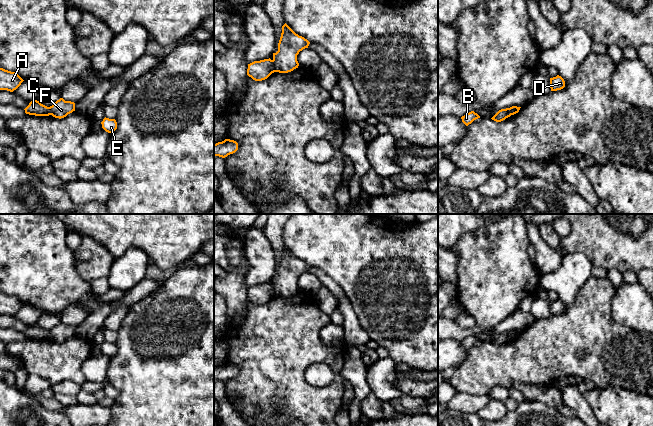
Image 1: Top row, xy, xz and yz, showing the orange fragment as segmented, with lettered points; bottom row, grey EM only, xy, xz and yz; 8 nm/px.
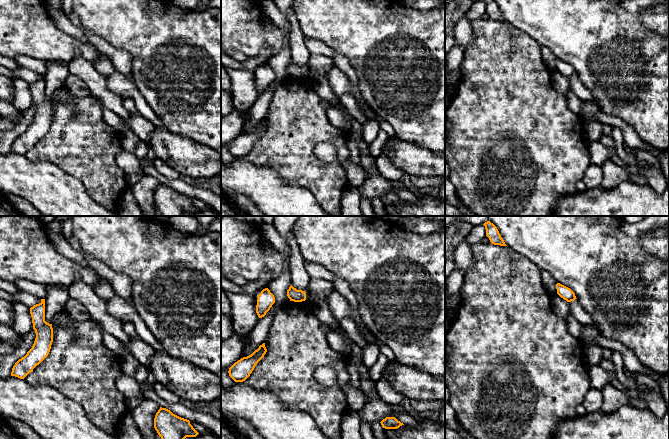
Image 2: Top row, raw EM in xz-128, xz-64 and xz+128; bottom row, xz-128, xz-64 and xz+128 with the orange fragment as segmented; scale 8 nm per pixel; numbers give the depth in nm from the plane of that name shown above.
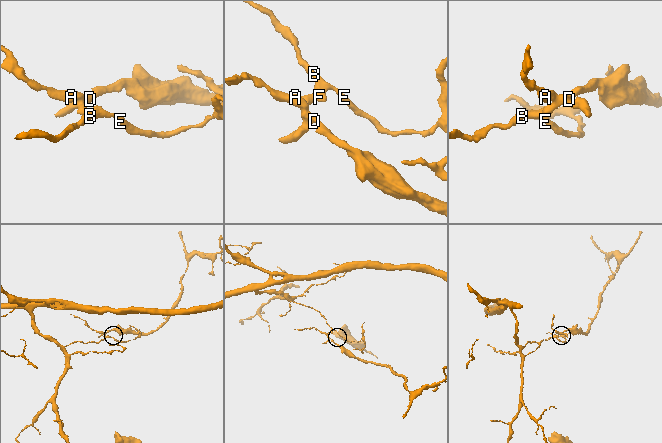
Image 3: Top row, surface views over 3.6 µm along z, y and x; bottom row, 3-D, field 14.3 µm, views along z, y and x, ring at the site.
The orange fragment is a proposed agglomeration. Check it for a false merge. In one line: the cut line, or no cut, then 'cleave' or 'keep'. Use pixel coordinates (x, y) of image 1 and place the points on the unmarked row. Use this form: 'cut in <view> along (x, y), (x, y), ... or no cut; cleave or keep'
cut in xz along (272, 284), (275, 295); cleave

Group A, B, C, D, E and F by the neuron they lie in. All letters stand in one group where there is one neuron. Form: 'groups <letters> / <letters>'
groups A C D / B E F

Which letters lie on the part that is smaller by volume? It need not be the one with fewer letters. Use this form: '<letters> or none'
A, C, D

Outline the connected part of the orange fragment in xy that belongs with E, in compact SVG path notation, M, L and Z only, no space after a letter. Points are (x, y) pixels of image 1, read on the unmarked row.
M105 341L101 348L102 352L108 357L112 357L117 353L117 346L115 343L109 343Z

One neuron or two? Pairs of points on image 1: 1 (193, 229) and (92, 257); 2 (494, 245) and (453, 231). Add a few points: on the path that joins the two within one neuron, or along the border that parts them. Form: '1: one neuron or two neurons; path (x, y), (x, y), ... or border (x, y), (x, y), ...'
1: two neurons; border (91, 237), (100, 242), (115, 257)
2: two neurons; border (484, 225), (478, 229), (465, 232), (448, 248)

